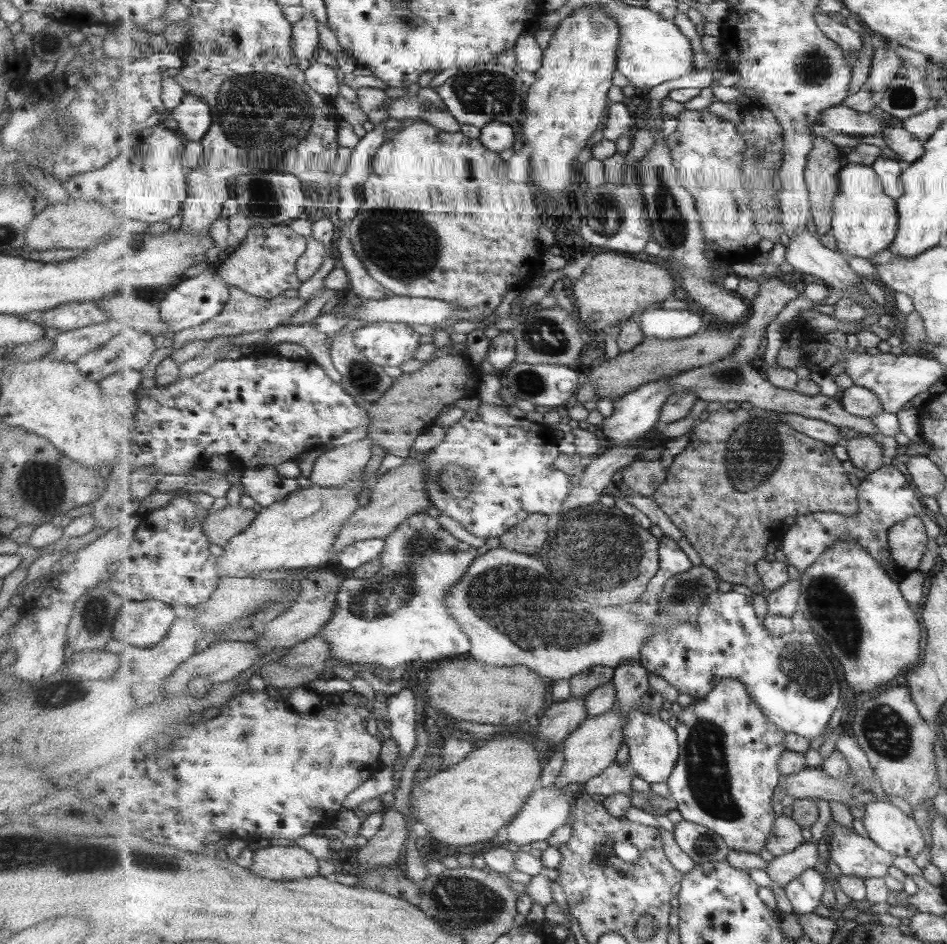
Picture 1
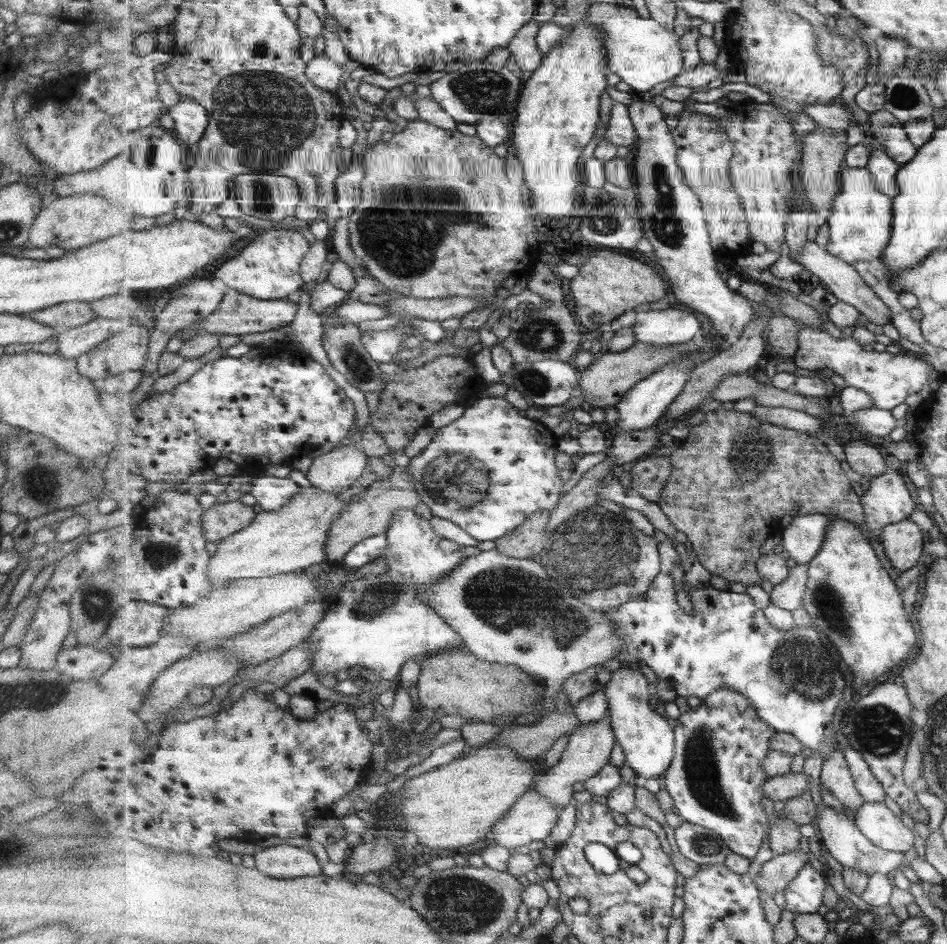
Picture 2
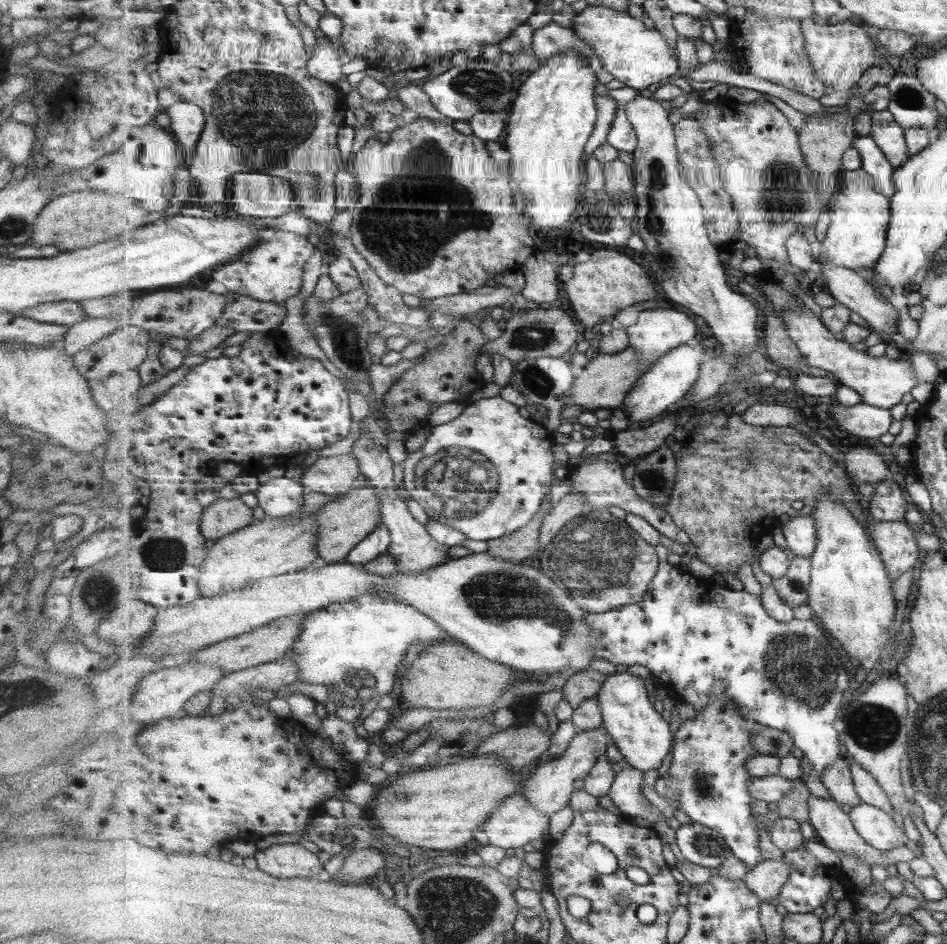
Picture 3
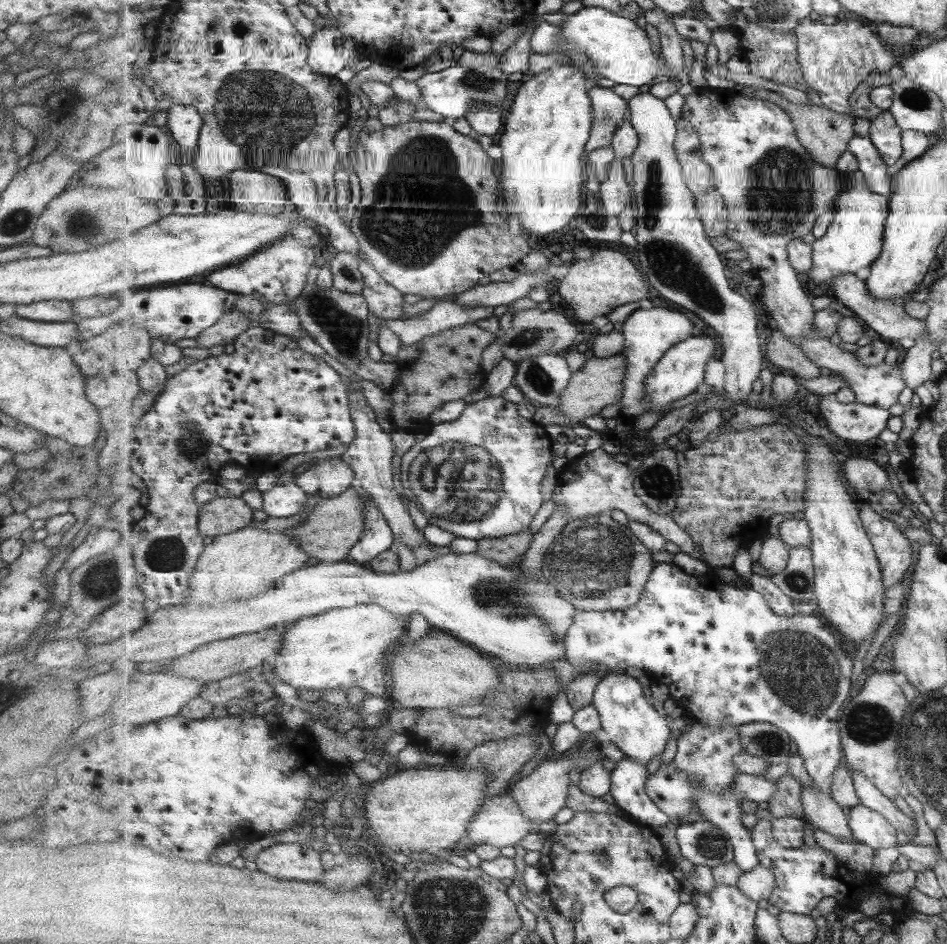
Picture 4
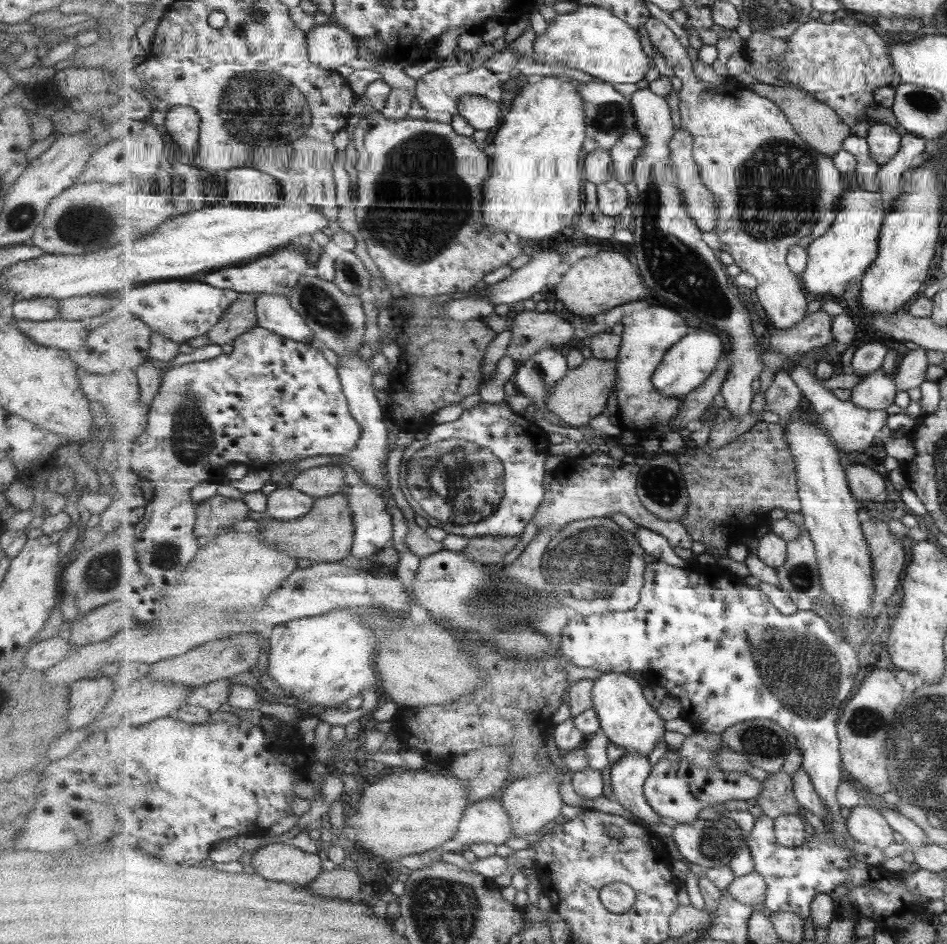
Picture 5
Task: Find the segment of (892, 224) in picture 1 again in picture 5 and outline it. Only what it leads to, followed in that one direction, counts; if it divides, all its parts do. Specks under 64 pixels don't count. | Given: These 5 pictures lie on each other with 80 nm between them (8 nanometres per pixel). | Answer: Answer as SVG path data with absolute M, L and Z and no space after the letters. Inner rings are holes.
M847 191L842 197L841 205L832 229L825 235L813 238L813 241L807 247L809 262L807 270L802 273L802 282L805 288L811 294L819 294L820 297L827 298L836 291L844 292L849 284L855 285L859 282L862 285L861 276L865 276L869 267L875 262L880 251L880 232L884 225L884 220L888 211L885 209L884 197L881 191Z

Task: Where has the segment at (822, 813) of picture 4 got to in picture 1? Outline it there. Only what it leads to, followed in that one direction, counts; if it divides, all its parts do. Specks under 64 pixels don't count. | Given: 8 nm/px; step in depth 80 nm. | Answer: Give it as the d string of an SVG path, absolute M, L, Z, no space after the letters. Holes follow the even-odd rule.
M835 821L830 830L830 858L842 874L864 879L889 874L896 855L883 850L871 837L861 836L855 828L846 828Z

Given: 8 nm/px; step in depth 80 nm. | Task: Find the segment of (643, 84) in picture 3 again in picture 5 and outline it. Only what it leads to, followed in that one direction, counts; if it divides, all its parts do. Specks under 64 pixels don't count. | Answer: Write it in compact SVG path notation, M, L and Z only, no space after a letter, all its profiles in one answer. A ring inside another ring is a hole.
M578 6L570 13L557 15L557 18L550 22L545 34L535 39L534 53L536 62L540 62L540 64L548 64L552 67L566 66L573 70L581 70L611 84L635 84L635 82L643 80L649 74L648 70L653 68L652 61L643 50L637 28L633 28L627 21L621 20L621 17L609 9L599 7Z

